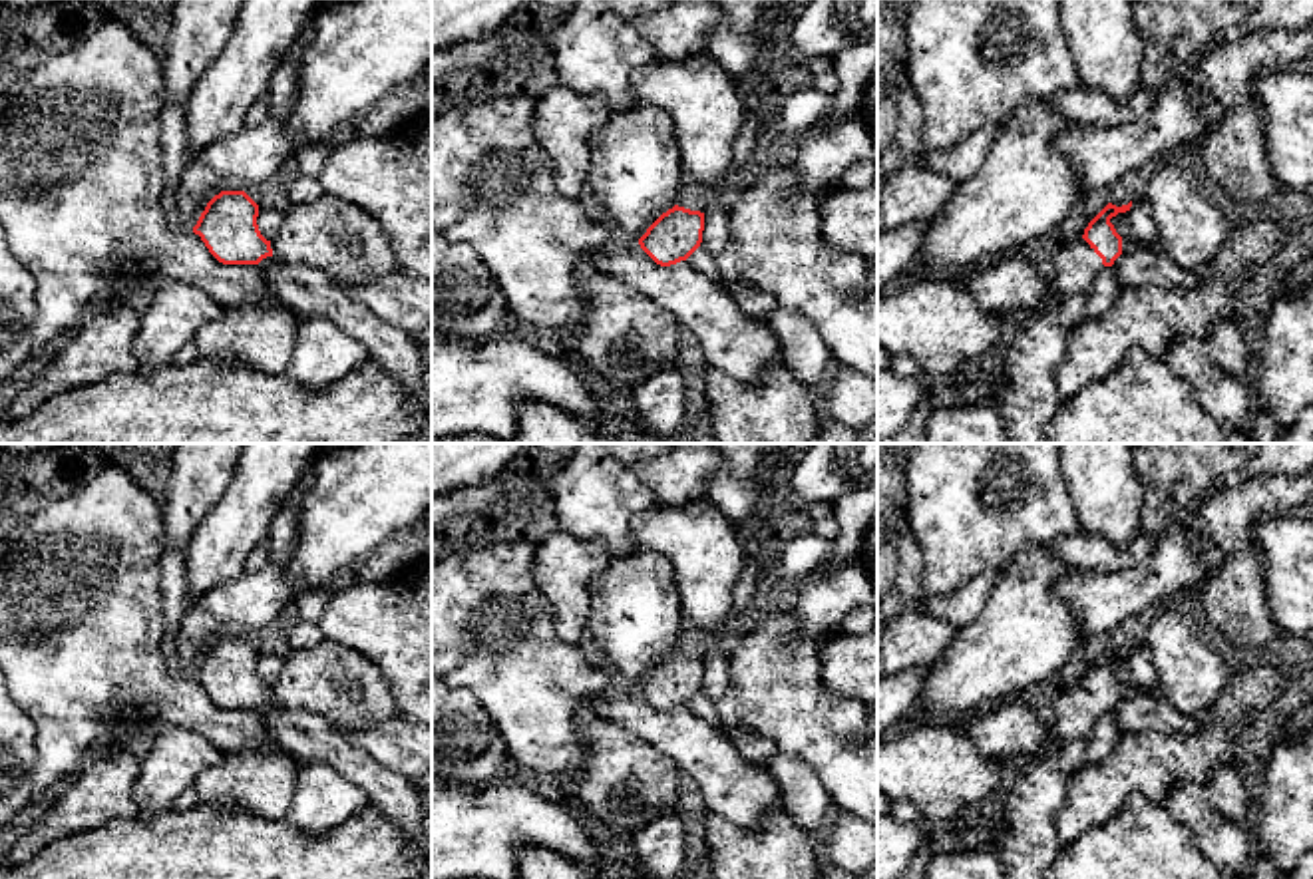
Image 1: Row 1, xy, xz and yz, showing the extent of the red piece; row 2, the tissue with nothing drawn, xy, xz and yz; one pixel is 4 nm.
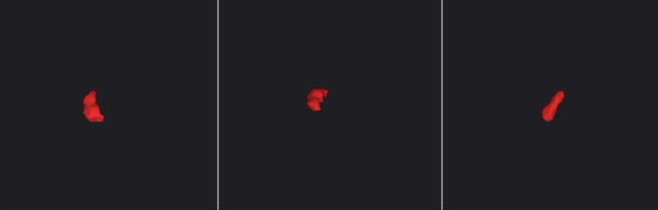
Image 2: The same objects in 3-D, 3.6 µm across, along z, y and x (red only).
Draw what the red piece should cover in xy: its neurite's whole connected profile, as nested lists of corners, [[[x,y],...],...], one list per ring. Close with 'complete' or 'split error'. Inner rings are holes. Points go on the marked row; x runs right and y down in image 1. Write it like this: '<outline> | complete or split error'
[[[221,191],[201,213],[193,233],[223,264],[259,264],[273,257],[257,225],[259,205],[245,191]]] | complete

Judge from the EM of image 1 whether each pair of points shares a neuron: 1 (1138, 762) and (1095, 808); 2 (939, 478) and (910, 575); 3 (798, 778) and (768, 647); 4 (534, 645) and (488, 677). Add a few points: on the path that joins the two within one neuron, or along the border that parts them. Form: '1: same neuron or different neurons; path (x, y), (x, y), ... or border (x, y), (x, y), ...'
1: same neuron; path (1126, 772), (1103, 796)
2: different neurons; border (904, 512), (922, 551), (924, 591)
3: different neurons; border (780, 750), (800, 758), (826, 792)
4: same neuron; path (522, 657), (500, 669)

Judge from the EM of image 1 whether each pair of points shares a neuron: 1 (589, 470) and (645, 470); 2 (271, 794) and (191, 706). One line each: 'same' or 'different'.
1: different
2: different

